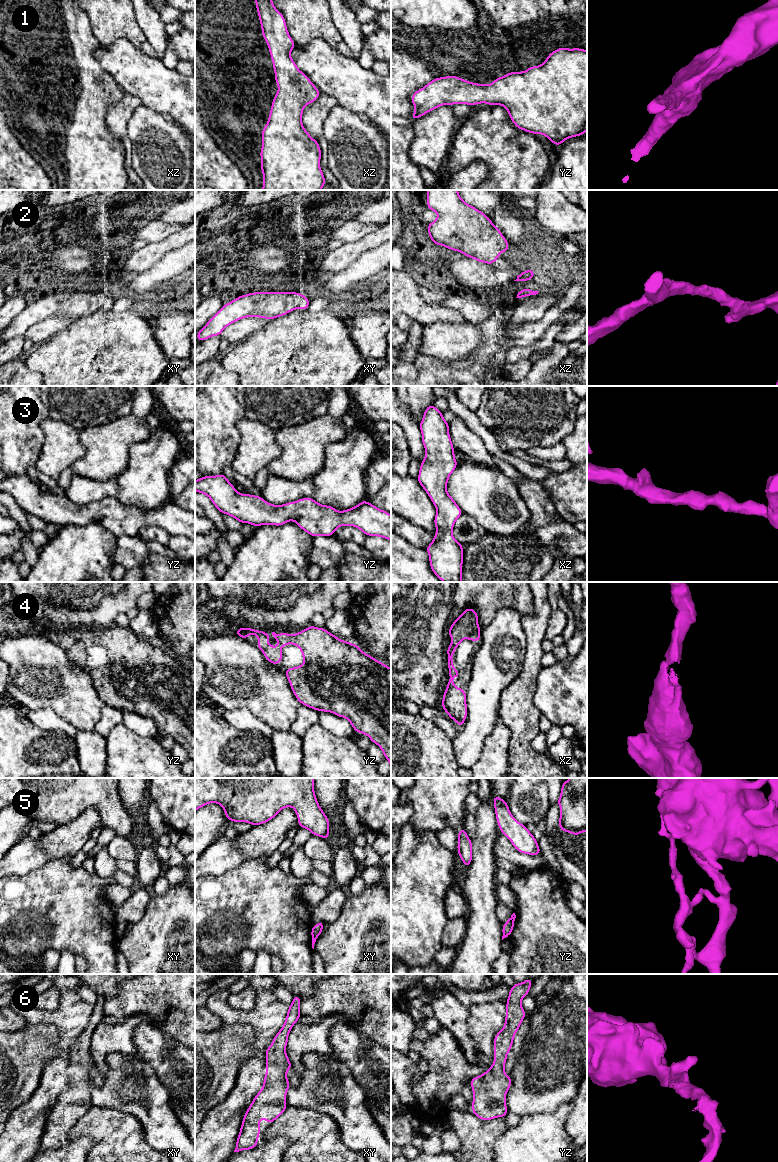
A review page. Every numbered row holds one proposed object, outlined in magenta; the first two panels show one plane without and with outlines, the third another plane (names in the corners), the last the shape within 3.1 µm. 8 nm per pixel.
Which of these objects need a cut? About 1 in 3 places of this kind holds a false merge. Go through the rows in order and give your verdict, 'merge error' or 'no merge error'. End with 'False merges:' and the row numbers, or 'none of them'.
1: no merge error
2: no merge error
3: no merge error
4: no merge error
5: no merge error
6: no merge error
False merges: none of them

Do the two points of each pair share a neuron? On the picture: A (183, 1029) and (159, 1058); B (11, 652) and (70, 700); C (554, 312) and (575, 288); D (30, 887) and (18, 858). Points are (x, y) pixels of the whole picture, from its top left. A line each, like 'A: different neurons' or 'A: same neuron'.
A: different neurons
B: same neuron
C: same neuron
D: different neurons

